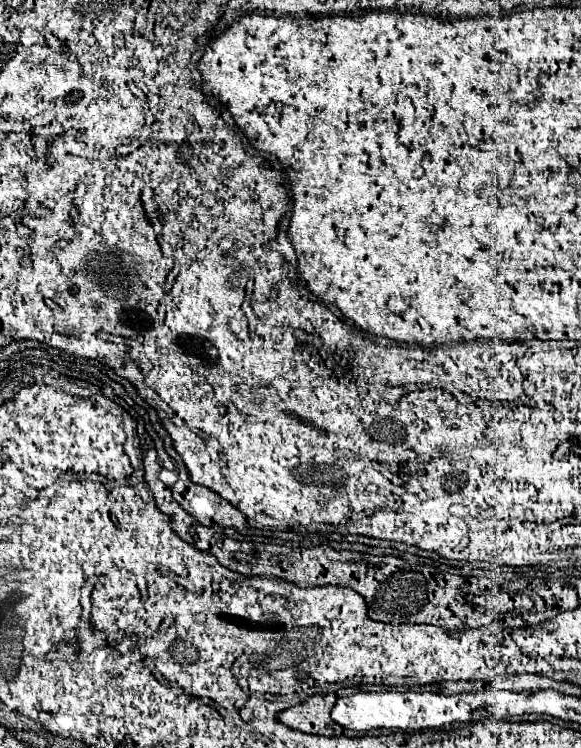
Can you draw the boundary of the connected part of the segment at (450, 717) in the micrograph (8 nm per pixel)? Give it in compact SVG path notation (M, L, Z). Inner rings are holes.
M476 691L442 695L442 693L354 693L340 697L332 709L332 719L344 729L368 731L380 727L398 727L398 729L434 729L456 721L476 721Z

